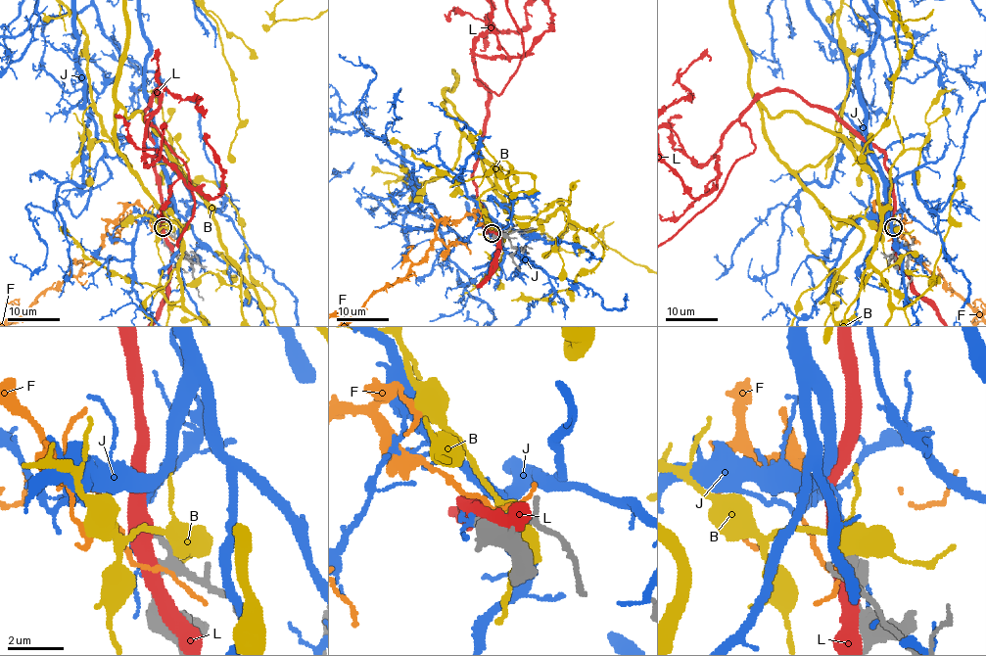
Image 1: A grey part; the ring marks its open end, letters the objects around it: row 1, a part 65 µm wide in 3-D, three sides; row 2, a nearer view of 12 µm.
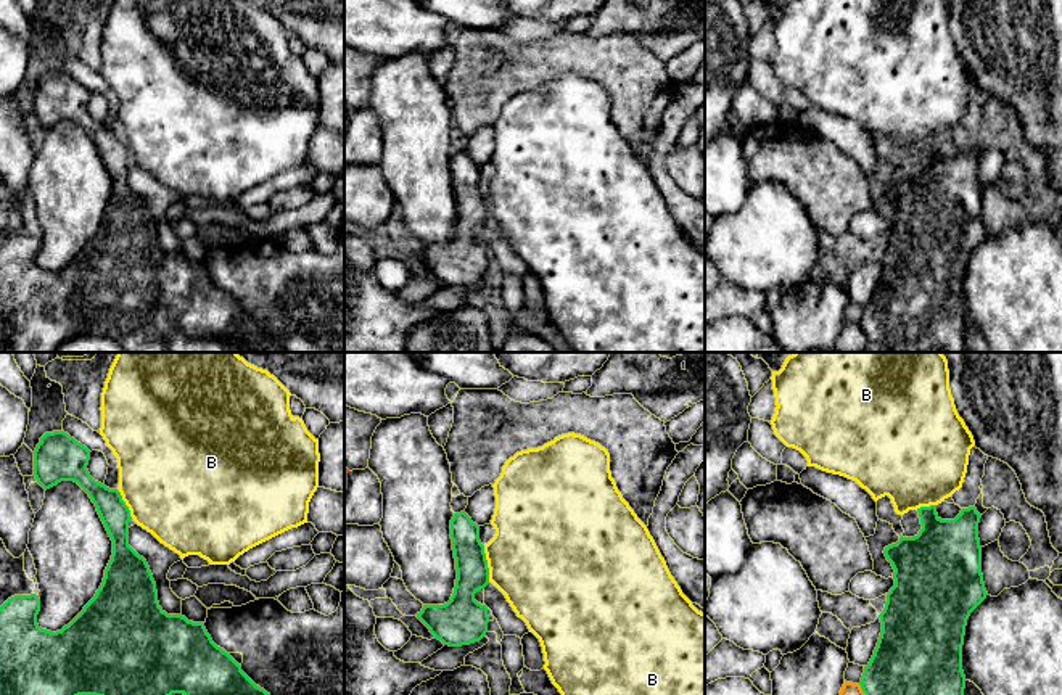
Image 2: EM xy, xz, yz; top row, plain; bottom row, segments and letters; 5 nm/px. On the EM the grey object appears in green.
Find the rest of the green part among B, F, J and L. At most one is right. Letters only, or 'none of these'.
none of these

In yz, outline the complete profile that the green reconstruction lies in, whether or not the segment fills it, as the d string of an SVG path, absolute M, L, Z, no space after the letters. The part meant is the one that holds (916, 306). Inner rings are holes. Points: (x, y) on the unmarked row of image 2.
M936 145L917 148L922 169L914 177L899 177L885 187L891 203L895 225L887 233L887 243L879 254L882 272L874 294L861 317L871 352L964 352L965 315L962 310L962 285L970 253L986 238L982 214L982 187L978 162L982 154L975 146L962 148L954 159L941 159Z

